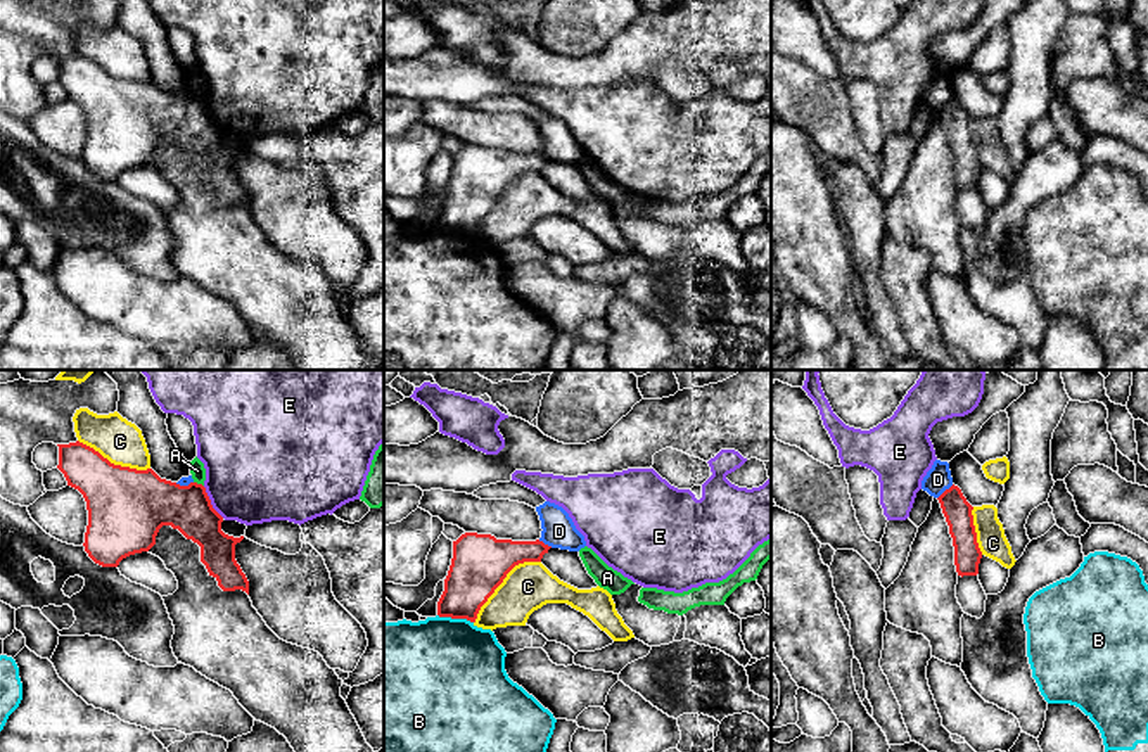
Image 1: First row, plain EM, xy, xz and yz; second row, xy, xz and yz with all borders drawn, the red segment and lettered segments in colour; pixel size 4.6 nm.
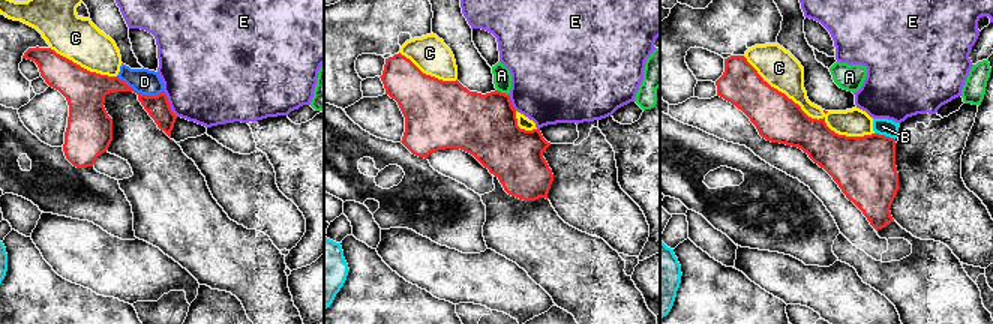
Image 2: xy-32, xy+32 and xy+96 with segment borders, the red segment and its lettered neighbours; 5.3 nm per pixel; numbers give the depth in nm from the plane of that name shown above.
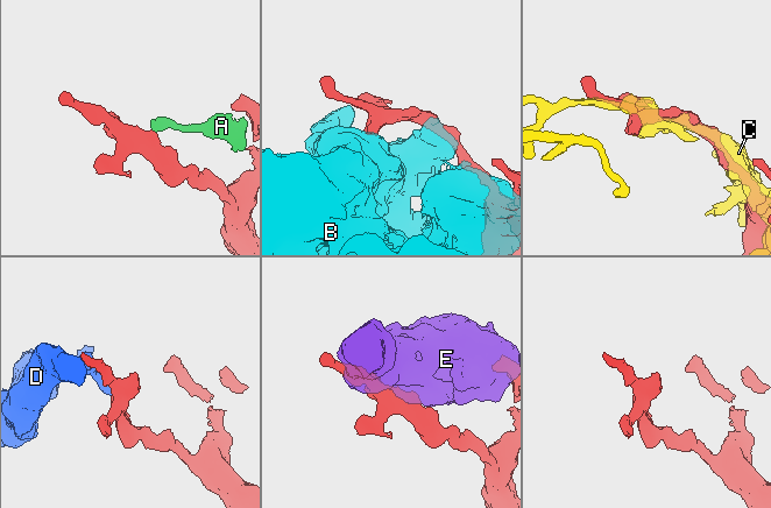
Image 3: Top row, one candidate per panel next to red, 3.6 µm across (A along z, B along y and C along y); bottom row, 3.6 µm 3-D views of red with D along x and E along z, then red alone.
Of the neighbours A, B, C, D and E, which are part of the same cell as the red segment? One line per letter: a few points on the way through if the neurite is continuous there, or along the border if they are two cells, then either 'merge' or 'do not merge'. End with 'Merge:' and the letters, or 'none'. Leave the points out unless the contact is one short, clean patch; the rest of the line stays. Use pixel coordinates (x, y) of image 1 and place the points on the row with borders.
A: along xy (194, 481), (203, 486) | do not merge
B: do not merge
C: do not merge
D: along yz (953, 484), (937, 498) | do not merge
E: along xy (203, 486), (210, 503), (223, 517) | do not merge
Merge: none

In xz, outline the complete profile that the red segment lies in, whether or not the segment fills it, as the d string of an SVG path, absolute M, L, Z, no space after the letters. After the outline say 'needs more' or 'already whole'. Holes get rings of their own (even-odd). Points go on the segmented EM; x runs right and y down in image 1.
M465 532L453 541L453 558L437 602L437 615L475 622L481 607L519 564L541 562L552 546L543 541L496 539L491 534Z; already whole

